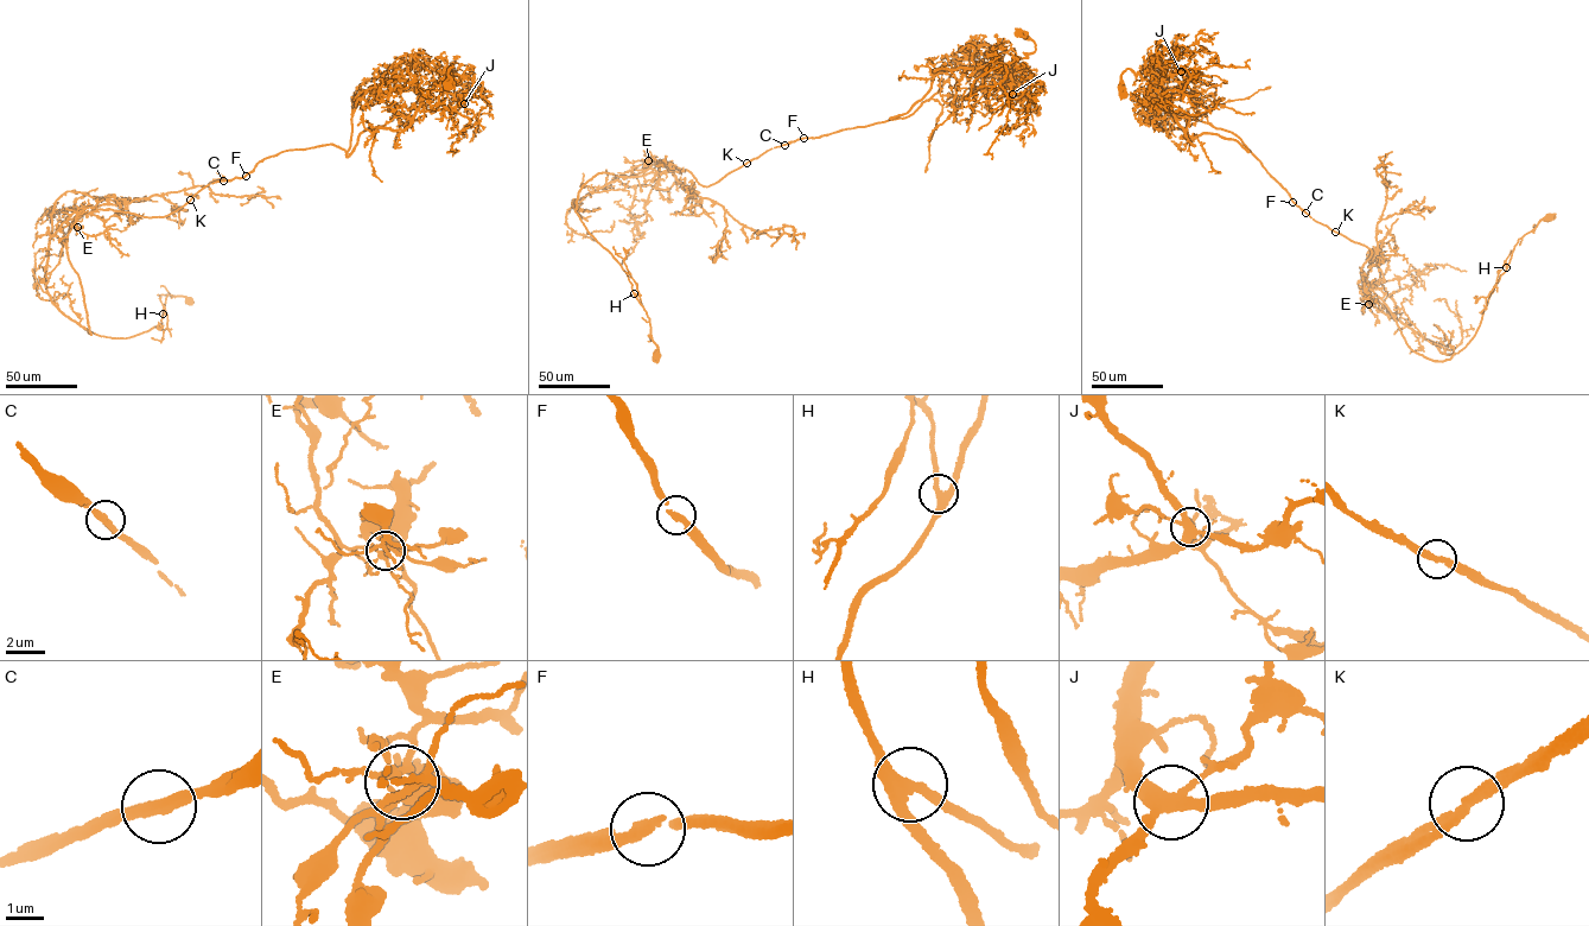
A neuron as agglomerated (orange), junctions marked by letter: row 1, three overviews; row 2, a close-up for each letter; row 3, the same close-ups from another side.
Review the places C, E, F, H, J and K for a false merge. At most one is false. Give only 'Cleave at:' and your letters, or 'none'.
Cleave at: E

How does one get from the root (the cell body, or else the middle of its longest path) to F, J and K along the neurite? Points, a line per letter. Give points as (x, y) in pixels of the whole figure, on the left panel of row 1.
F: (189, 300), (169, 295), (161, 323), (134, 336), (90, 334), (70, 227), (97, 209), (165, 216), (246, 176)
J: (189, 300), (88, 333), (72, 221), (165, 216), (284, 151), (350, 156), (433, 90), (464, 103)
K: (189, 300), (169, 295), (161, 323), (134, 336), (90, 334), (67, 243), (96, 209), (161, 216), (191, 200)

